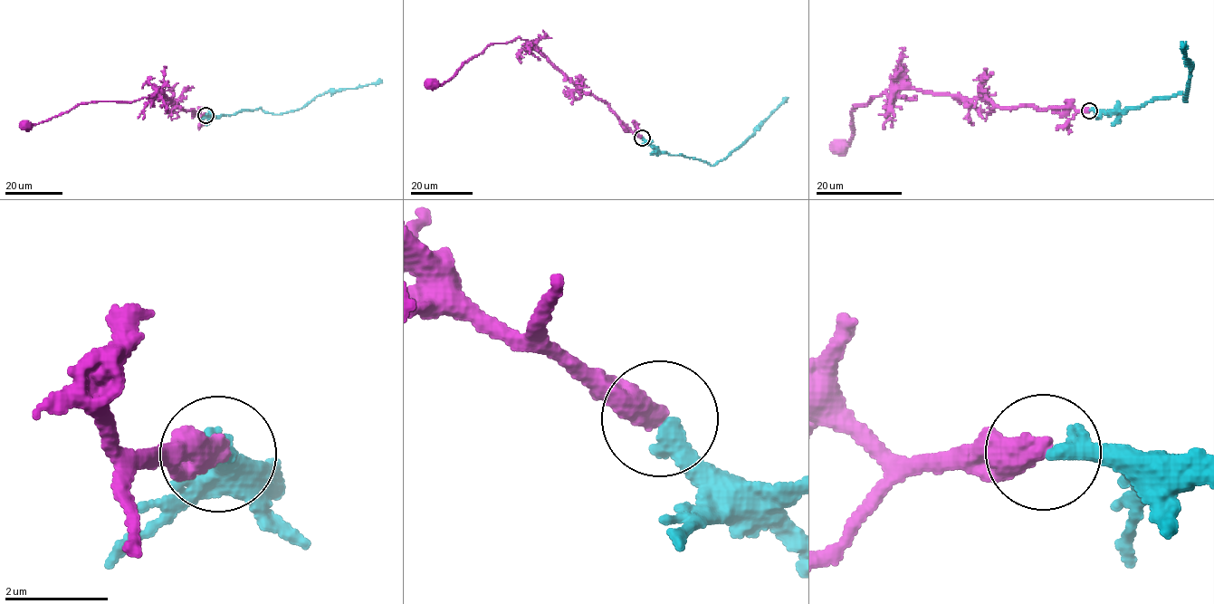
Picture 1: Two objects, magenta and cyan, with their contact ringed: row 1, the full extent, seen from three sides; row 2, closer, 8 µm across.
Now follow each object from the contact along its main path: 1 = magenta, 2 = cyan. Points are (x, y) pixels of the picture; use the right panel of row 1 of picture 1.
1: (1089, 110), (1001, 109), (983, 99), (891, 88), (870, 97), (868, 103), (854, 105), (852, 139), (840, 146)
2: (1089, 110), (1125, 110), (1180, 93), (1186, 96), (1186, 101), (1192, 67), (1188, 58), (1184, 57), (1183, 44)

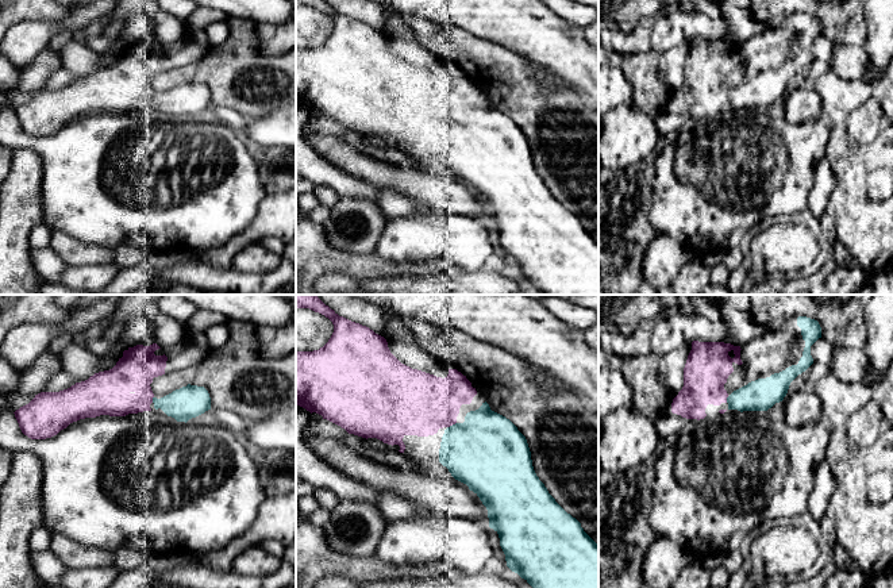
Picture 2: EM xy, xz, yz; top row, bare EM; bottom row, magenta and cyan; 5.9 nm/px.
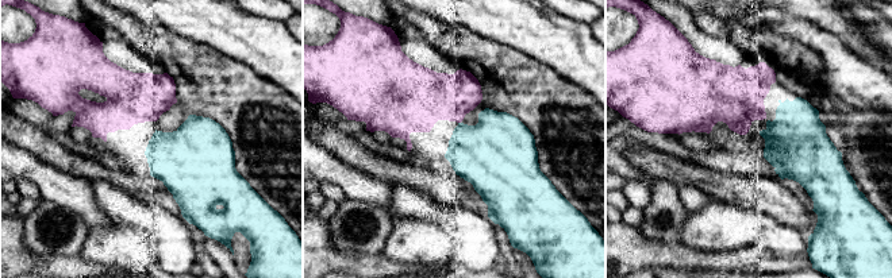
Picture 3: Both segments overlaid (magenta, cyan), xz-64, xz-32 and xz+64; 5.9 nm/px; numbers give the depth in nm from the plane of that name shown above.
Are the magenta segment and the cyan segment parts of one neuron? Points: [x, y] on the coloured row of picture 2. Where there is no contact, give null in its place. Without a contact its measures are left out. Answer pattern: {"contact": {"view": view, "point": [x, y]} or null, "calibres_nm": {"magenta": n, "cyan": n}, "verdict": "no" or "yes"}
{"contact": {"view": "xz", "point": [451, 425]}, "calibres_nm": {"magenta": 380, "cyan": 440}, "verdict": "yes"}

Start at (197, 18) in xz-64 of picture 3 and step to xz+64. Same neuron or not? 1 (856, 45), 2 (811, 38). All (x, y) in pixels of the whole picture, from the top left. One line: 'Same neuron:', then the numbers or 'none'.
Same neuron: 1

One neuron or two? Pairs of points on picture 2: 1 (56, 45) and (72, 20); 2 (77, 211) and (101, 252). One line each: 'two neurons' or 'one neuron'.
1: two neurons
2: two neurons

